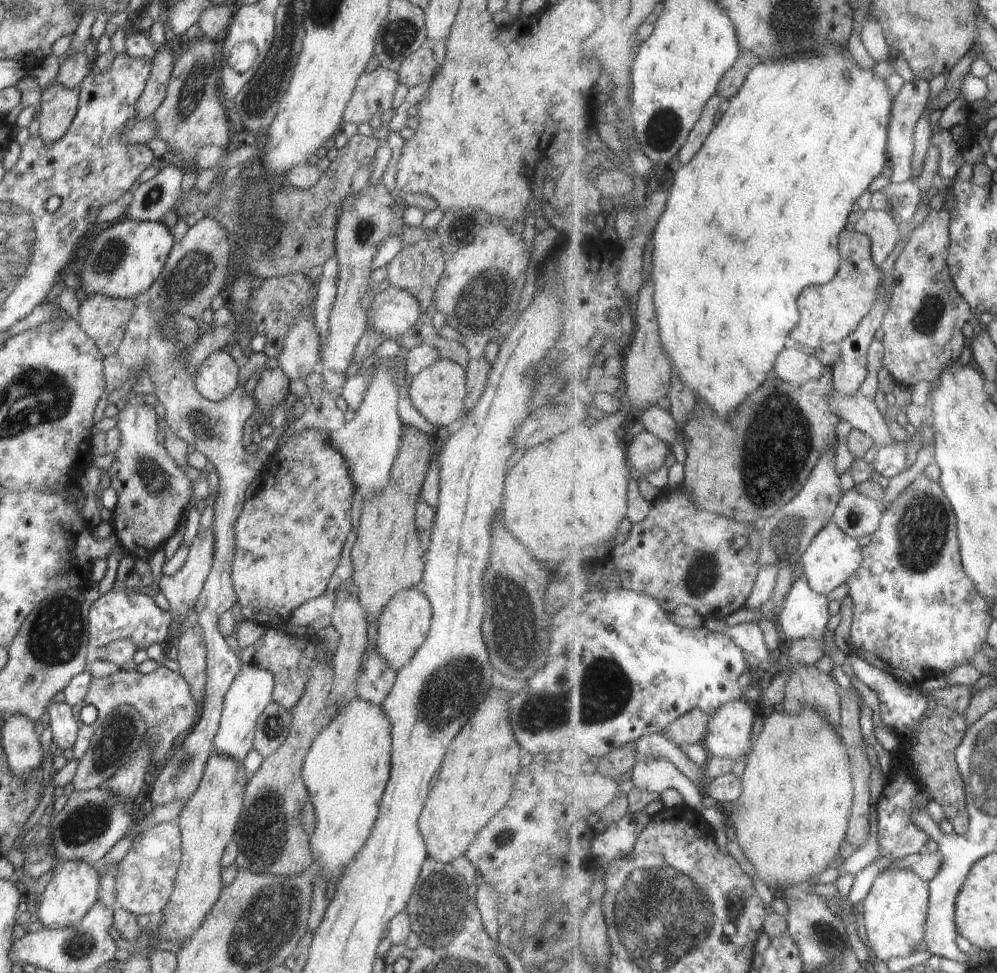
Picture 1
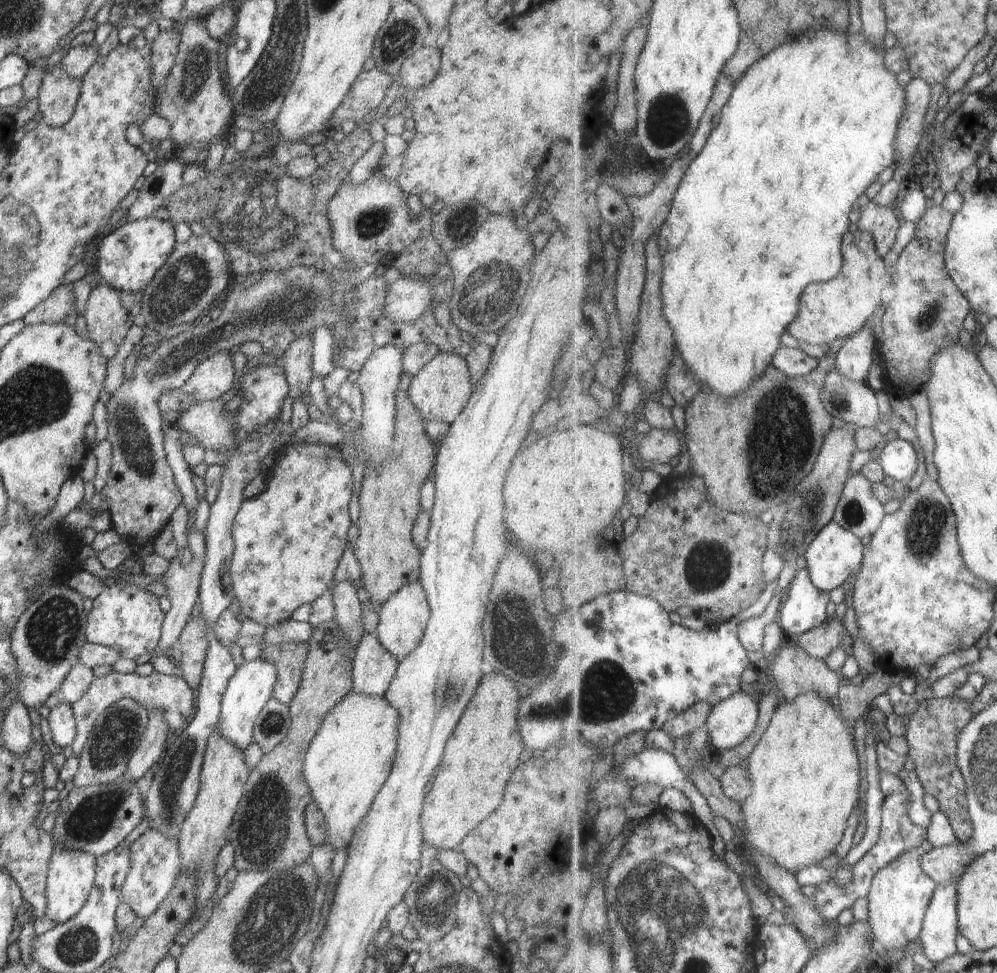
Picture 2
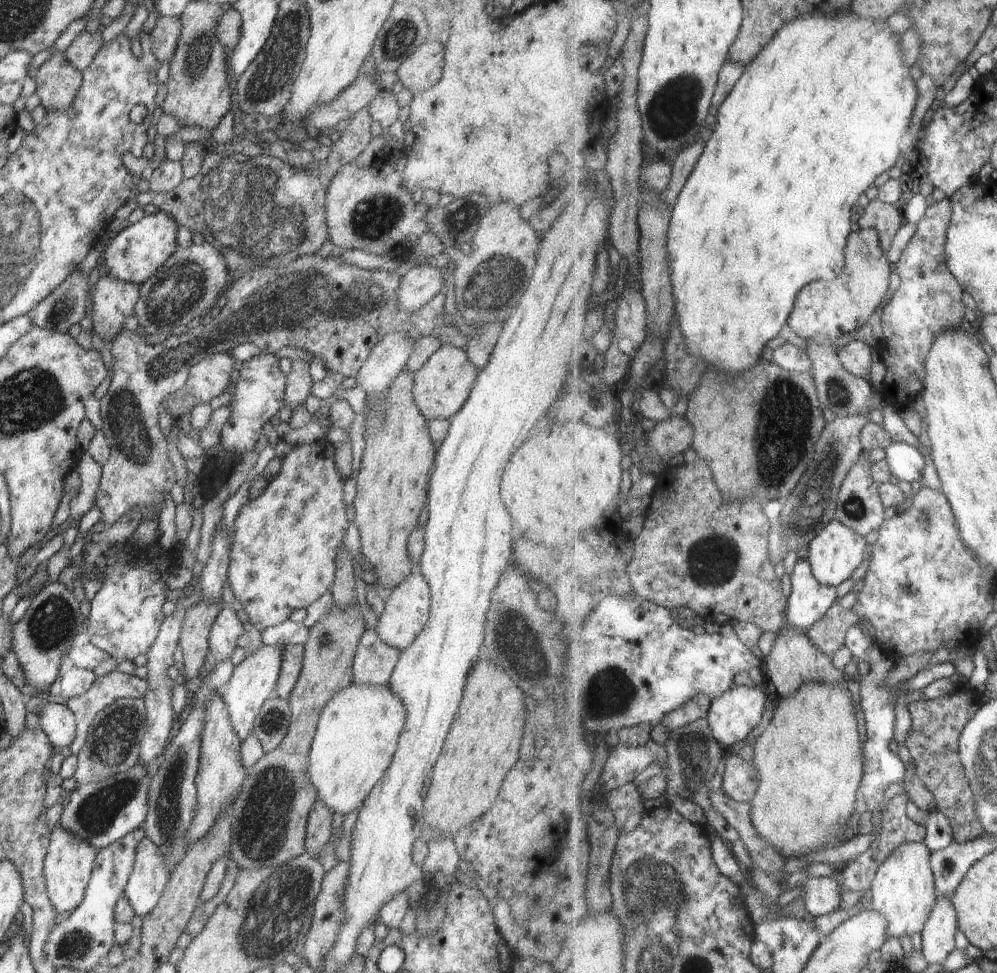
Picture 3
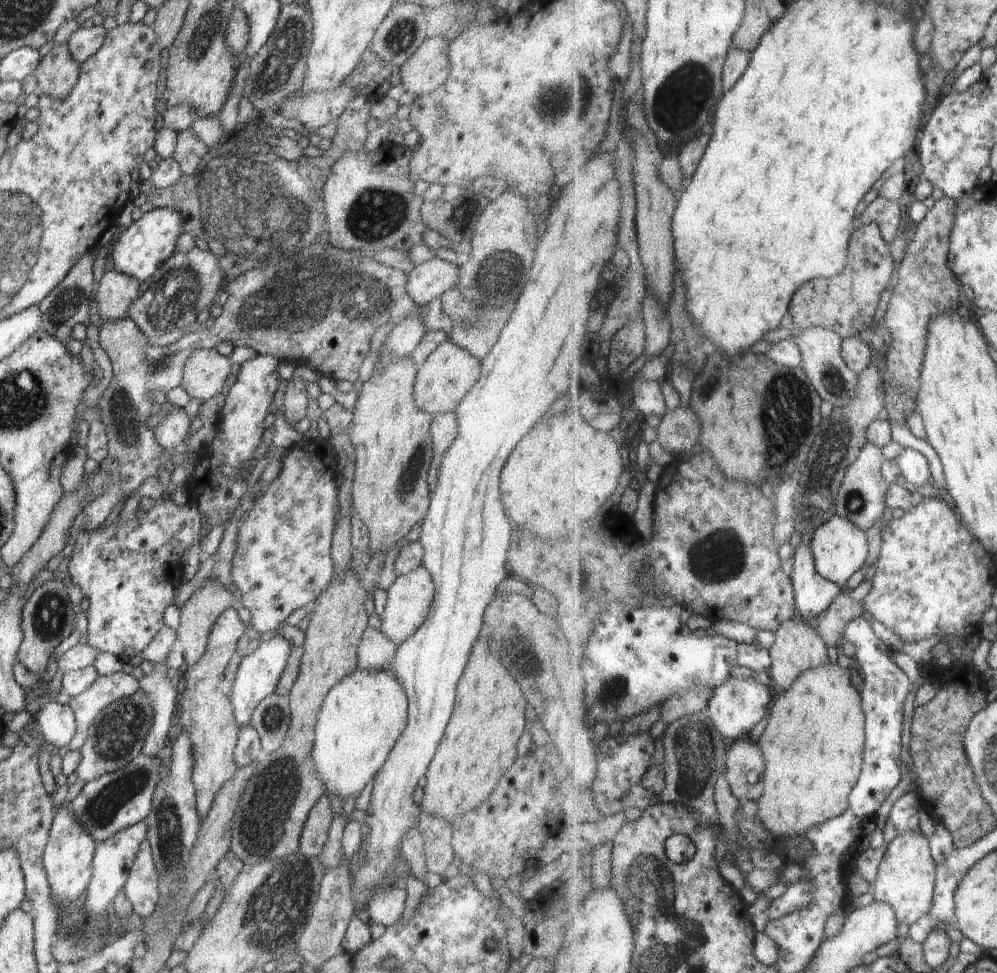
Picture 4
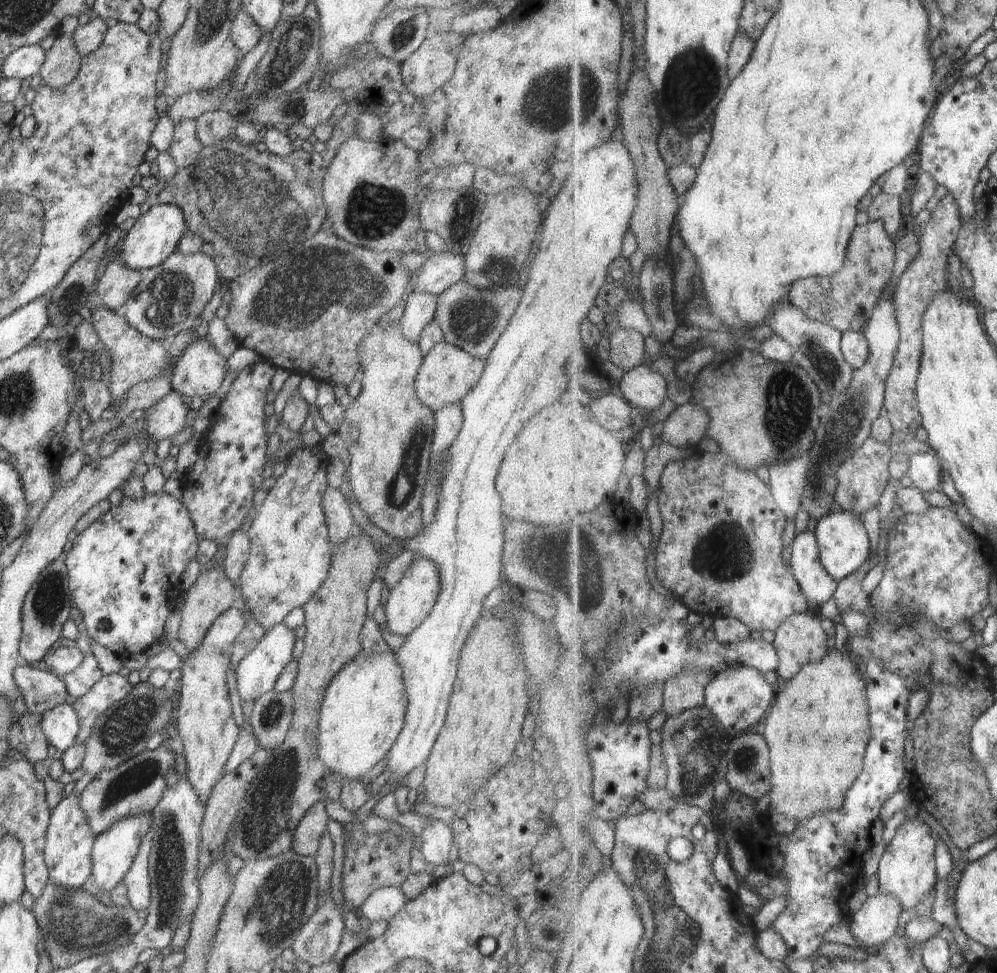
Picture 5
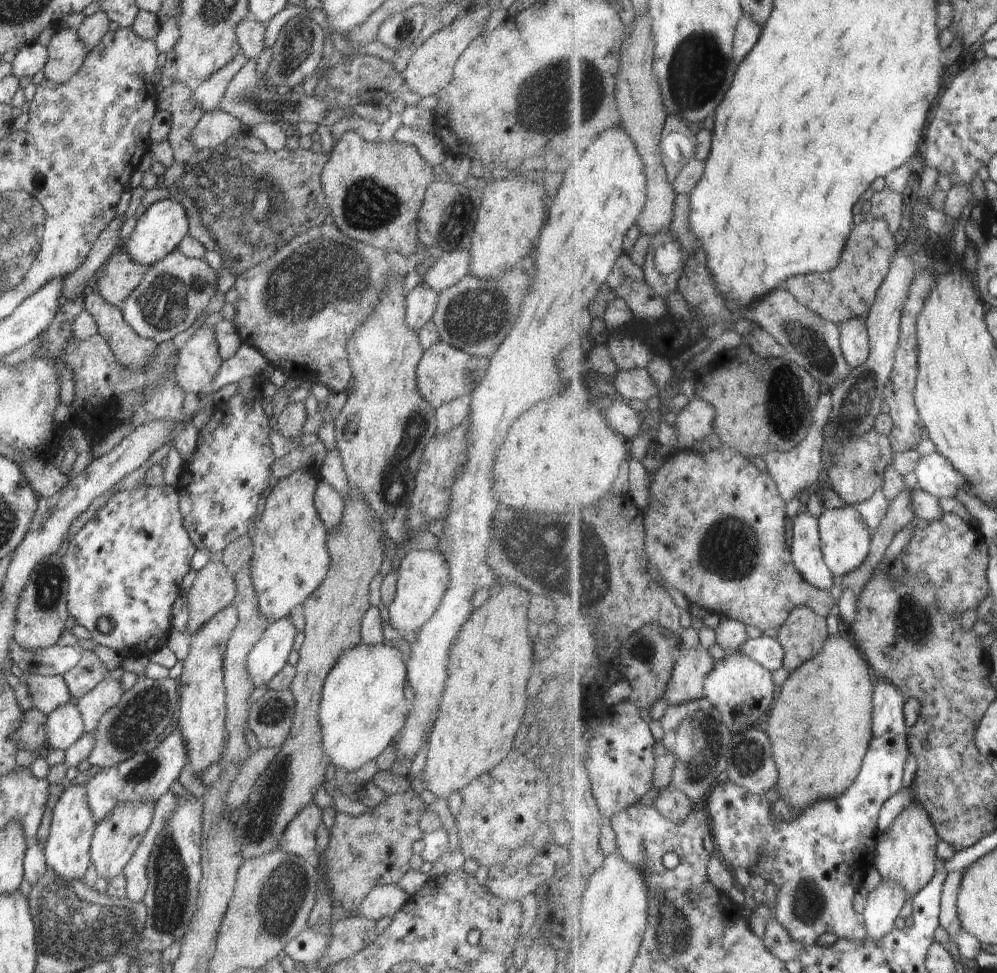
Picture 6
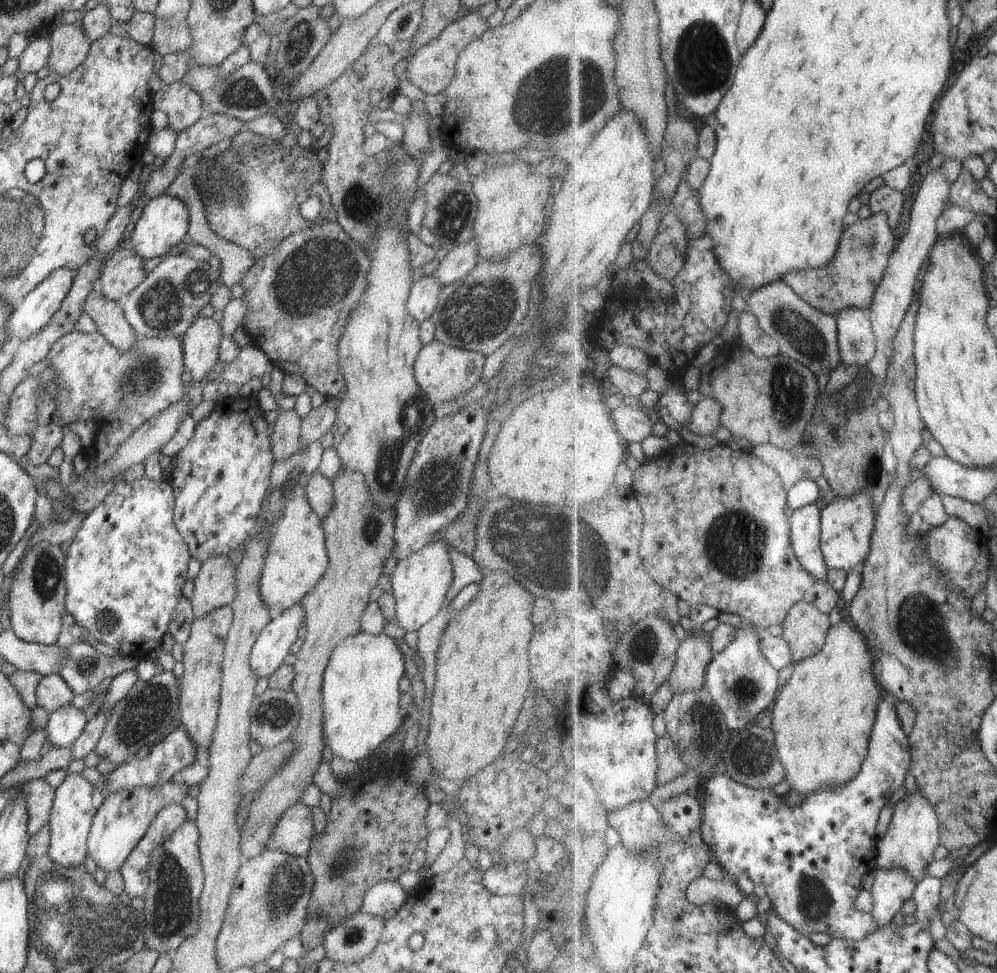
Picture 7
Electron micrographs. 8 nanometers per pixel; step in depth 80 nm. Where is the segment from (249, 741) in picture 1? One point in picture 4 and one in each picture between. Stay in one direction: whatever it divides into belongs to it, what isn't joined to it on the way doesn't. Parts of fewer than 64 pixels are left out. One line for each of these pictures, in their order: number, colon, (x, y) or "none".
2: (248, 691)
3: (254, 680)
4: (258, 673)

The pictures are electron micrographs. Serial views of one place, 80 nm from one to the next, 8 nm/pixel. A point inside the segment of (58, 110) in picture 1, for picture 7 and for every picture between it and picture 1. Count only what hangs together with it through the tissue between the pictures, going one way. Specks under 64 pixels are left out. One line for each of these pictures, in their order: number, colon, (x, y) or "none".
2: (58, 93)
3: (57, 81)
4: (56, 74)
5: (62, 62)
6: (66, 52)
7: (69, 44)

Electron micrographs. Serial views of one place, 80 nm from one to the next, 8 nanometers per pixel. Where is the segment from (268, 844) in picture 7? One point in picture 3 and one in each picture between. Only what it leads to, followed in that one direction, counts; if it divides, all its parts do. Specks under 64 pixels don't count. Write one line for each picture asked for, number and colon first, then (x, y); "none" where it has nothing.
3: (319, 821)
4: (314, 834)
5: (307, 835)
6: (298, 838)

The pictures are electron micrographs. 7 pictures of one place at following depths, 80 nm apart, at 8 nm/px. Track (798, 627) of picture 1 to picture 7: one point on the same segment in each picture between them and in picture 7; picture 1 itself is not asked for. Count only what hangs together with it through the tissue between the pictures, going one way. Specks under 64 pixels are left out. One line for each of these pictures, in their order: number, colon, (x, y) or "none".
2: (807, 607)
3: (810, 601)
4: (815, 593)
5: (819, 585)
6: (807, 545)
7: (806, 522)

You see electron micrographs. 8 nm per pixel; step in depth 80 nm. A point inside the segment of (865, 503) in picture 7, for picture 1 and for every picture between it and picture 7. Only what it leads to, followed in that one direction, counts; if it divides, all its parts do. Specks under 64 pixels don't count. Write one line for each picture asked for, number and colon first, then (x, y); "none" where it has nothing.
1: (835, 556)
2: (837, 553)
3: (838, 551)
4: (841, 546)
5: (845, 546)
6: (847, 539)

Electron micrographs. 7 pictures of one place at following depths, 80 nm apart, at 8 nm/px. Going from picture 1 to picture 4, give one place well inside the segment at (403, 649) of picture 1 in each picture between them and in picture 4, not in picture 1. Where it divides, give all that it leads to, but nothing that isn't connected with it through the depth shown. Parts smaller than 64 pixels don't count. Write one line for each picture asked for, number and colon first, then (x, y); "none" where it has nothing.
2: (403, 617)
3: (407, 607)
4: (409, 599)

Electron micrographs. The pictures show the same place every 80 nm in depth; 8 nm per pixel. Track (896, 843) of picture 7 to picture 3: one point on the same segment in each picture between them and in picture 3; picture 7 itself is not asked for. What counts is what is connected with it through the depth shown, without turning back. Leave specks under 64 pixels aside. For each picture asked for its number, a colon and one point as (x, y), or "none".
3: (905, 889)
4: (908, 875)
5: (908, 870)
6: (908, 853)

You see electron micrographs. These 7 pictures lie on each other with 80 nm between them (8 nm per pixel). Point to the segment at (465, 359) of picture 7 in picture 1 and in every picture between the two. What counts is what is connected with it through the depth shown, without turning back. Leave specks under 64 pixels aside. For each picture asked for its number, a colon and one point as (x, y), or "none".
1: (438, 393)
2: (440, 391)
3: (440, 387)
4: (445, 377)
5: (447, 374)
6: (444, 373)

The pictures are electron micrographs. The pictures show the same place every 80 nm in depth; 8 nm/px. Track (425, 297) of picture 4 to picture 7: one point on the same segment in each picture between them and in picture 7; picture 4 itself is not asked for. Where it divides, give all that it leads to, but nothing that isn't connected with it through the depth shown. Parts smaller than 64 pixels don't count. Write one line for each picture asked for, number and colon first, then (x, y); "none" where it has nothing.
5: (441, 270)
6: (452, 265)
7: (461, 259)

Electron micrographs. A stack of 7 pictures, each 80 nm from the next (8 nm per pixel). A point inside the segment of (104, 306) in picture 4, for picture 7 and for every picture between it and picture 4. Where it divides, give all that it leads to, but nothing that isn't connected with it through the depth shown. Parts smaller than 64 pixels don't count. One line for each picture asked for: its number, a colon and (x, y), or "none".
5: (116, 281)
6: (120, 275)
7: (123, 270)

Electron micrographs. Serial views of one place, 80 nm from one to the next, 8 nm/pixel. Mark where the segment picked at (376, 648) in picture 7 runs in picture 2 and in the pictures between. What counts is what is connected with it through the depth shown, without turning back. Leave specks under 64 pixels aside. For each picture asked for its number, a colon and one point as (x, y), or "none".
2: (347, 762)
3: (357, 732)
4: (362, 716)
5: (363, 710)
6: (362, 708)

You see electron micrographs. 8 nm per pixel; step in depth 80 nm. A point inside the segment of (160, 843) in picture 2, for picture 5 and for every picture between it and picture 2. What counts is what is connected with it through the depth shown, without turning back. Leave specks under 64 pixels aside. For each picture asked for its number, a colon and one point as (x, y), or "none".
3: (150, 875)
4: (141, 888)
5: (136, 879)

